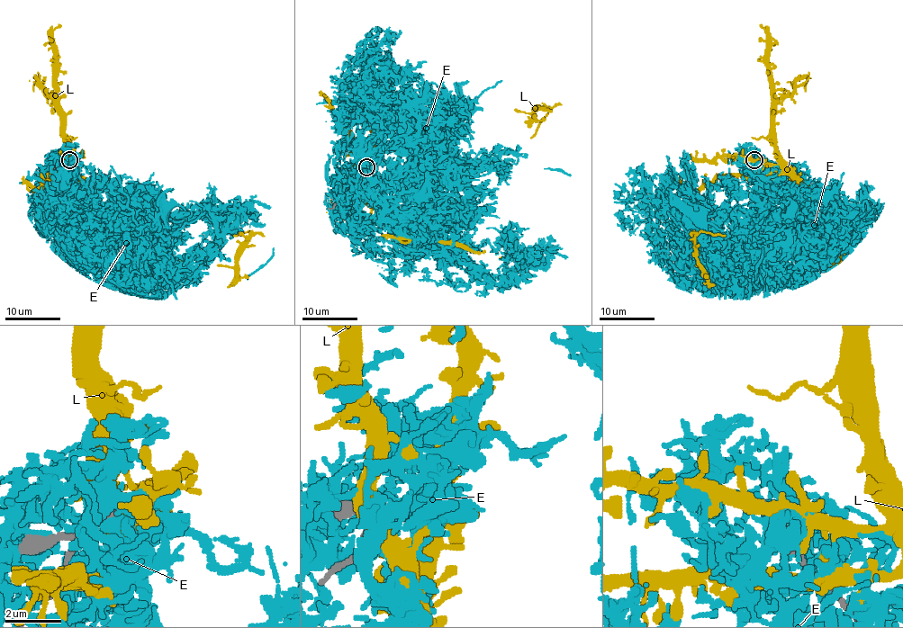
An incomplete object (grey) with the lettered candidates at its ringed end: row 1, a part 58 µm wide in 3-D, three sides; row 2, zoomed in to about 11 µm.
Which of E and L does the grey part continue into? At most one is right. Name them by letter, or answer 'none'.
none

